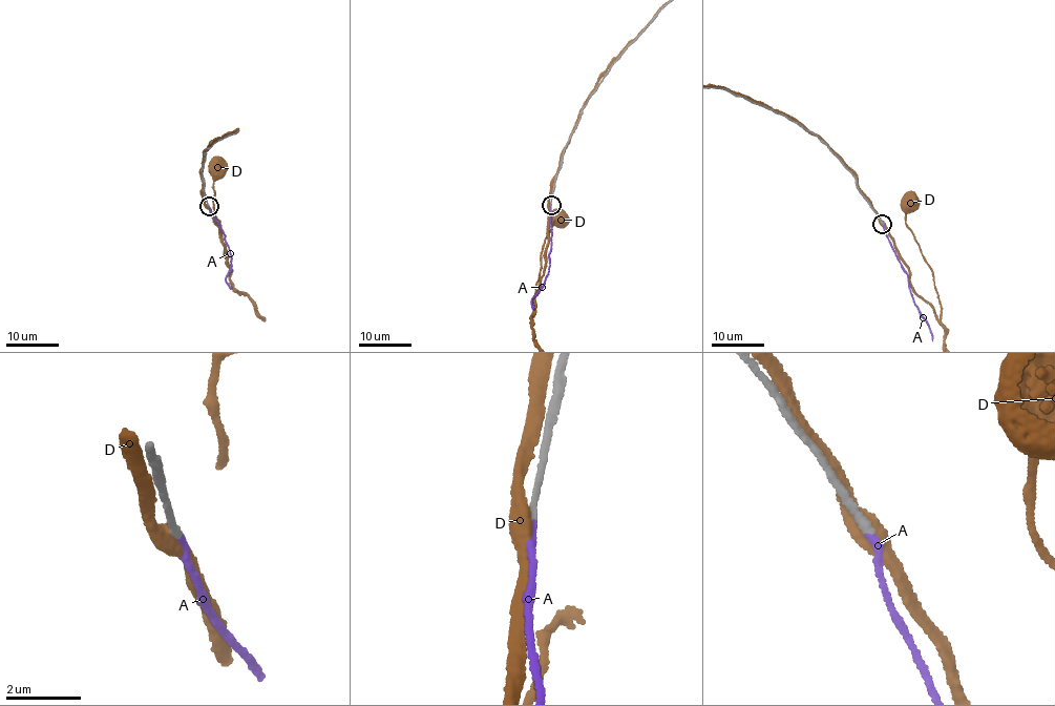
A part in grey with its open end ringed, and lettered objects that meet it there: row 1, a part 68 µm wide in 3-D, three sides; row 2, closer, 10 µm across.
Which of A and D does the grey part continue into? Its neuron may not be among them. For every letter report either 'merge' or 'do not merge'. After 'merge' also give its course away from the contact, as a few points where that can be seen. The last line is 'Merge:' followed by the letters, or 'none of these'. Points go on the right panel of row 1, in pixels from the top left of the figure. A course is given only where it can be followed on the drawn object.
A: merge | via (882, 224), (907, 273), (912, 297), (919, 314), (930, 327), (932, 340)
D: do not merge
Merge: A

